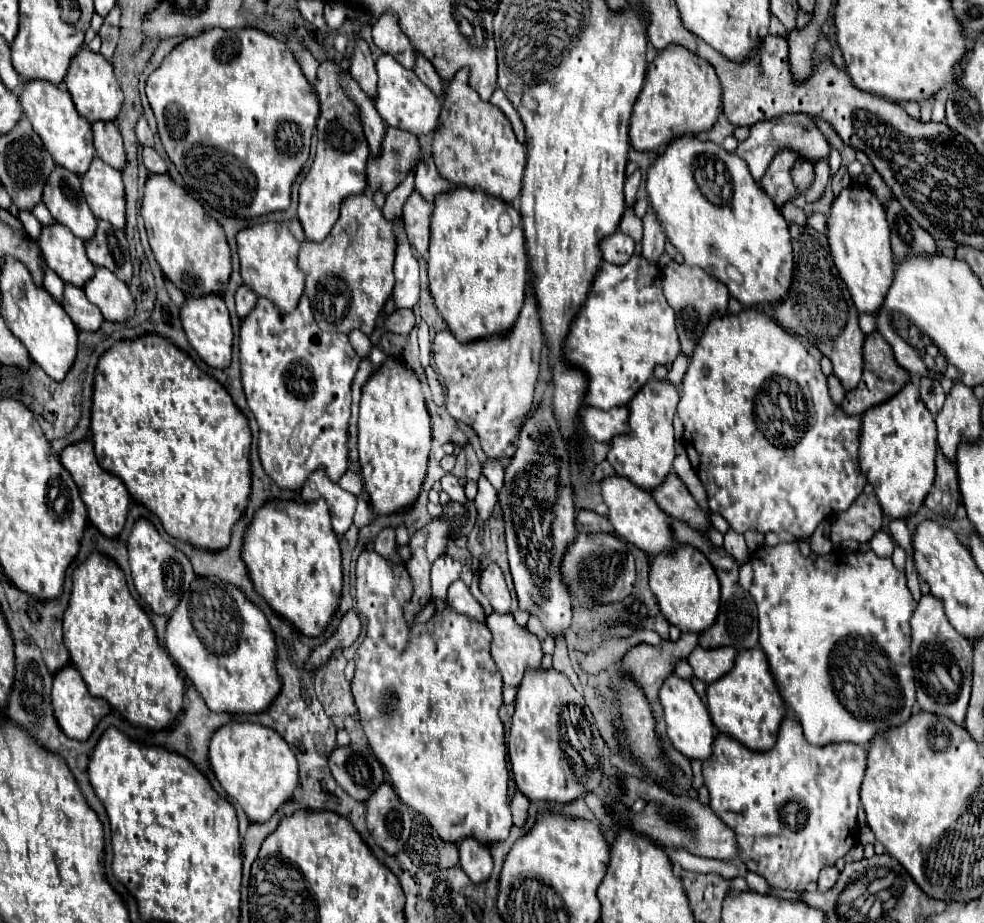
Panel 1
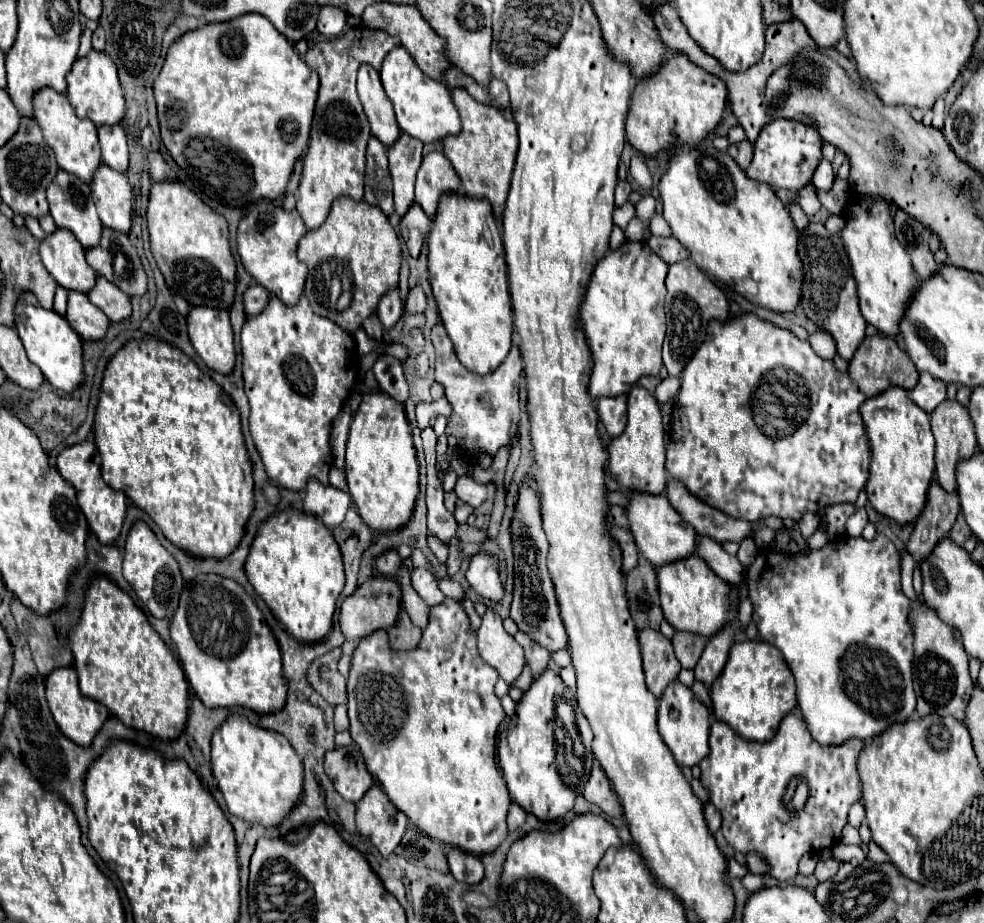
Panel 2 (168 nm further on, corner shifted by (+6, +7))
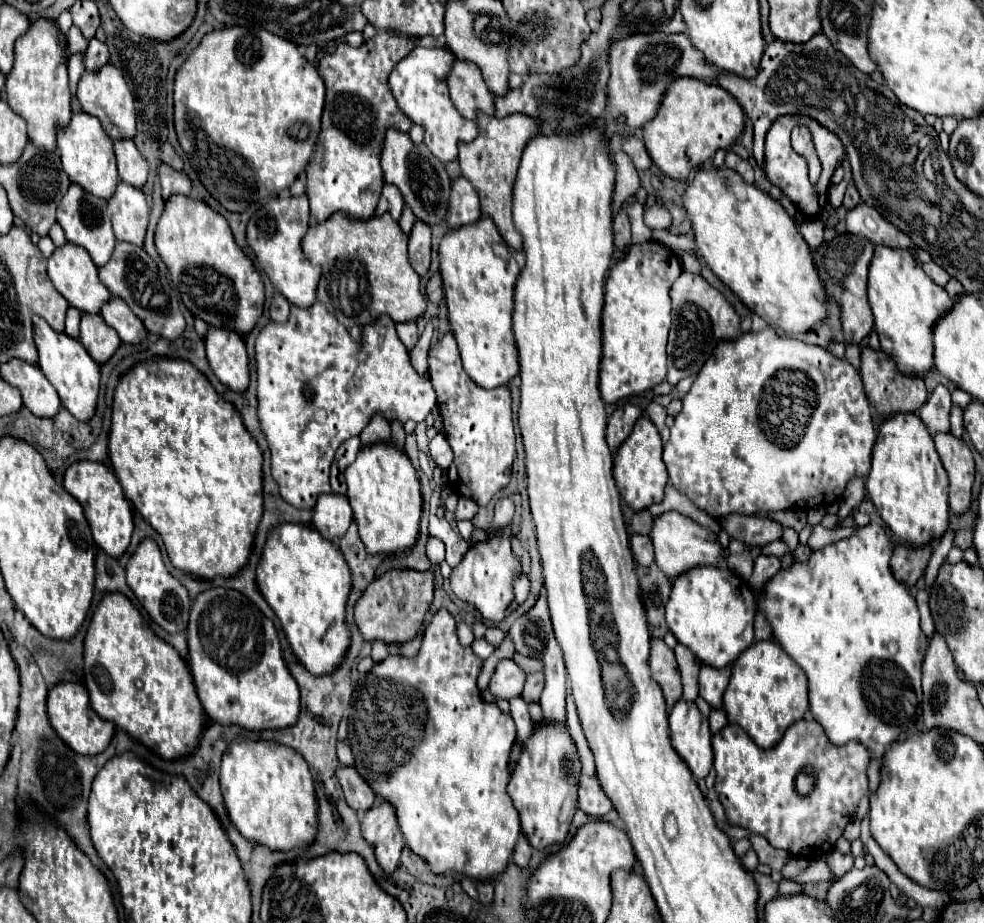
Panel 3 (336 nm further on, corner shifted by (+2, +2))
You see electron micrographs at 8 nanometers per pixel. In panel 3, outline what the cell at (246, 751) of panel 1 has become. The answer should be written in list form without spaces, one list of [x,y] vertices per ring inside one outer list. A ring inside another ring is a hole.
[[[235,739],[221,761],[221,793],[231,823],[251,843],[263,845],[271,851],[291,851],[295,847],[307,849],[317,835],[317,799],[313,775],[309,765],[293,749],[275,741]]]

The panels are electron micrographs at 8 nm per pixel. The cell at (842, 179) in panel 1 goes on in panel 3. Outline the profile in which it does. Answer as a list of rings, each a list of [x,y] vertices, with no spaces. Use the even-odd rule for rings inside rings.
[[[853,183],[849,184],[844,195],[843,206],[854,208],[860,203],[862,200],[856,186]]]

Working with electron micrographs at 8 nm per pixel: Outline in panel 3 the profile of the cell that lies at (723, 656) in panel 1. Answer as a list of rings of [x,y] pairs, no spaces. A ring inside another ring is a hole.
[[[709,665],[701,667],[701,675],[699,675],[701,697],[713,709],[723,709],[723,691],[729,683],[729,677],[731,677],[729,667],[723,667],[723,669],[715,669],[715,667],[709,667]]]

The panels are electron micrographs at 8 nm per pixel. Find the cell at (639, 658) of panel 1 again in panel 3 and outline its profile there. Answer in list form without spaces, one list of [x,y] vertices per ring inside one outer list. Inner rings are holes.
[[[653,639],[649,663],[651,663],[651,675],[663,689],[667,707],[671,709],[681,699],[681,677],[677,671],[673,649],[669,649],[663,639]]]

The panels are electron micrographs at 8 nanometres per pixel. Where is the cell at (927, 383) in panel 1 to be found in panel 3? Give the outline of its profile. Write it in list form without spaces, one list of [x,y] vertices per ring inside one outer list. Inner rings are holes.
[[[939,385],[927,403],[919,409],[919,417],[929,429],[931,435],[949,431],[949,411],[951,411],[951,395],[947,387]]]

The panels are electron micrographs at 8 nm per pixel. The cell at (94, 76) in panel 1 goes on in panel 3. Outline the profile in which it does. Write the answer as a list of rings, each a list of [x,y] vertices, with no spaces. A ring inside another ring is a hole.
[[[113,65],[101,67],[99,73],[85,71],[79,79],[77,99],[85,113],[95,115],[101,121],[105,133],[111,139],[117,141],[117,139],[133,139],[135,137],[135,99],[133,99],[133,93],[131,93],[127,81],[123,79],[123,73],[119,73],[119,69],[115,69]]]

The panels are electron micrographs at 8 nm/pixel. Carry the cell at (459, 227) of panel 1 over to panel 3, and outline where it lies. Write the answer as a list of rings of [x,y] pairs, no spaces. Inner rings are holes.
[[[489,217],[447,233],[439,247],[439,259],[449,323],[461,351],[463,369],[485,389],[507,385],[519,375],[519,353],[511,321],[519,265]]]

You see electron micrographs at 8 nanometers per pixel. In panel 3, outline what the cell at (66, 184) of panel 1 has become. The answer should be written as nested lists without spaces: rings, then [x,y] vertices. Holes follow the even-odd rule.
[[[71,185],[69,191],[65,193],[63,201],[57,207],[57,223],[63,227],[67,241],[83,247],[91,255],[91,259],[97,267],[103,267],[111,259],[111,253],[115,249],[115,235],[111,229],[111,219],[107,213],[105,199],[99,199],[99,197],[87,193],[79,185]]]

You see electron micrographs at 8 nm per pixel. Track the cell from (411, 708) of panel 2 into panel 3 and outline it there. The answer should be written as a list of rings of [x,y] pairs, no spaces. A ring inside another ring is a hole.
[[[437,611],[423,635],[421,651],[415,657],[393,655],[375,665],[371,673],[361,675],[349,709],[349,745],[355,755],[357,773],[371,785],[375,795],[381,795],[395,807],[397,823],[409,849],[423,857],[433,873],[459,873],[469,879],[487,881],[505,871],[521,827],[519,813],[507,795],[515,725],[511,715],[505,715],[495,703],[483,701],[477,687],[481,665],[483,661],[471,647],[461,647],[455,619],[449,611]],[[417,699],[425,699],[423,703],[427,703],[425,723],[419,719]],[[399,719],[405,719],[409,721],[409,727],[423,731],[413,747],[411,739],[405,739],[395,727]]]

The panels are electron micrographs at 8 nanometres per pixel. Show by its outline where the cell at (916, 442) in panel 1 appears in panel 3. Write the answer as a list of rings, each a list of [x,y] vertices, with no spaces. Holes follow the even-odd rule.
[[[897,413],[881,423],[873,447],[867,493],[893,535],[911,547],[929,545],[949,529],[947,473],[937,457],[933,437],[917,413]]]

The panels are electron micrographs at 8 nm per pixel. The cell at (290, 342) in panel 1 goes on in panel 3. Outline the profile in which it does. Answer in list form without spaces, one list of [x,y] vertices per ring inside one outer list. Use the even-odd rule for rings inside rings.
[[[323,303],[309,309],[291,307],[287,323],[269,323],[257,337],[257,397],[259,421],[271,449],[271,473],[279,485],[283,501],[297,509],[313,509],[317,495],[331,493],[329,467],[337,447],[363,431],[373,415],[383,415],[391,421],[425,421],[427,413],[435,407],[435,391],[425,383],[409,361],[409,353],[395,333],[395,323],[387,317],[361,327],[361,339],[355,341],[349,331],[339,325],[335,315]],[[323,409],[325,419],[315,421],[315,413]]]

